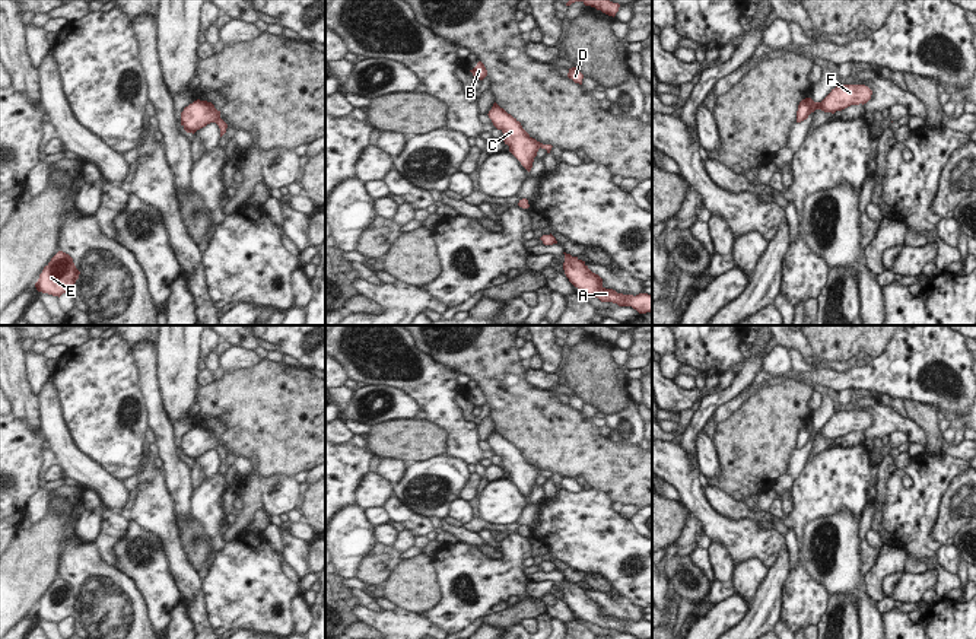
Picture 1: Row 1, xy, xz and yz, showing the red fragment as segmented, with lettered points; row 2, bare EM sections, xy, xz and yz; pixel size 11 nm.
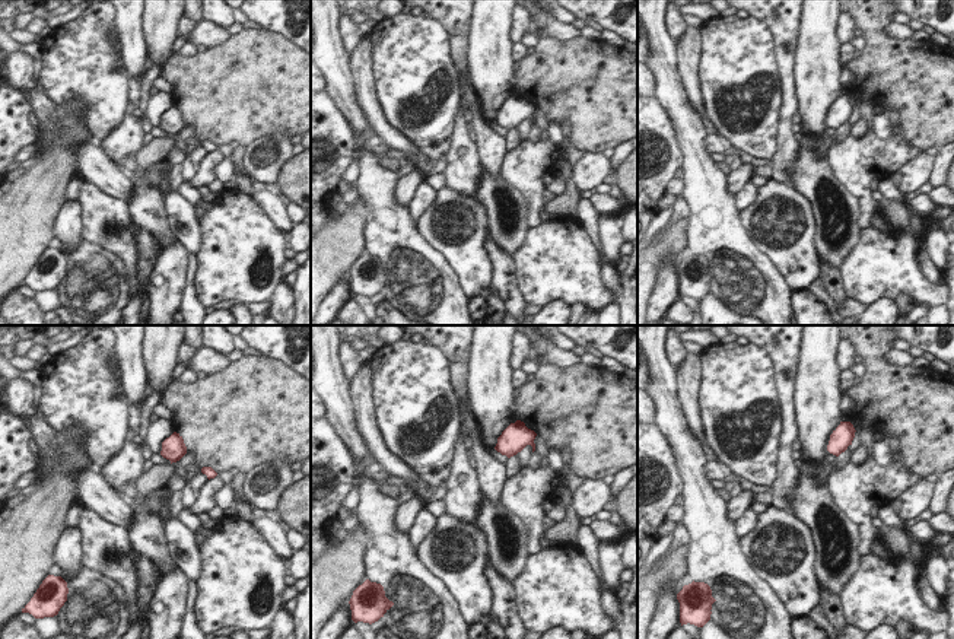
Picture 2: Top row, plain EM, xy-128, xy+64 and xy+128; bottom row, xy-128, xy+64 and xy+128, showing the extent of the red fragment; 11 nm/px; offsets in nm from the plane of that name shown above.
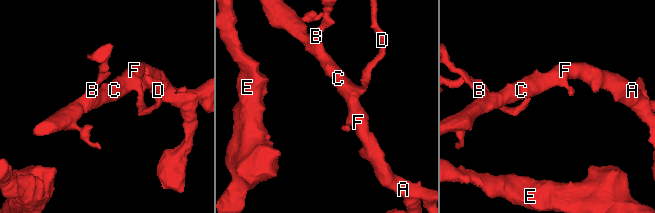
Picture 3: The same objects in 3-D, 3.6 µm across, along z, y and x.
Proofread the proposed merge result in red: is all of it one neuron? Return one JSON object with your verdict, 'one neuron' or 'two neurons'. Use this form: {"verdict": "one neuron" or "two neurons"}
{"verdict": "one neuron"}

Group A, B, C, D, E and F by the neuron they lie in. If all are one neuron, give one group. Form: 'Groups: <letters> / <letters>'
Groups: A B C D E F.

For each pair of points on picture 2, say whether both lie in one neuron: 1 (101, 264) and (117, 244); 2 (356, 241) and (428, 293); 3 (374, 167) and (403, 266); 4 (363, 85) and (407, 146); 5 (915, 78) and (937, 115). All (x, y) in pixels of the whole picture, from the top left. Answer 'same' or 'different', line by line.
1: different
2: different
3: same
4: same
5: same

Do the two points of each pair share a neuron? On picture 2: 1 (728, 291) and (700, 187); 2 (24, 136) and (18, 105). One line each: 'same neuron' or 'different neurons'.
1: same neuron
2: same neuron

